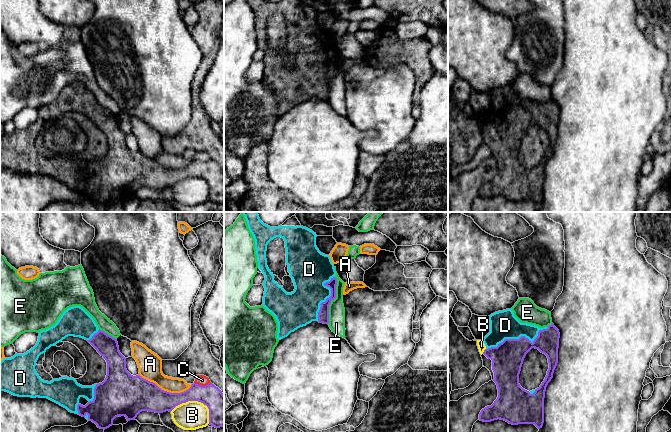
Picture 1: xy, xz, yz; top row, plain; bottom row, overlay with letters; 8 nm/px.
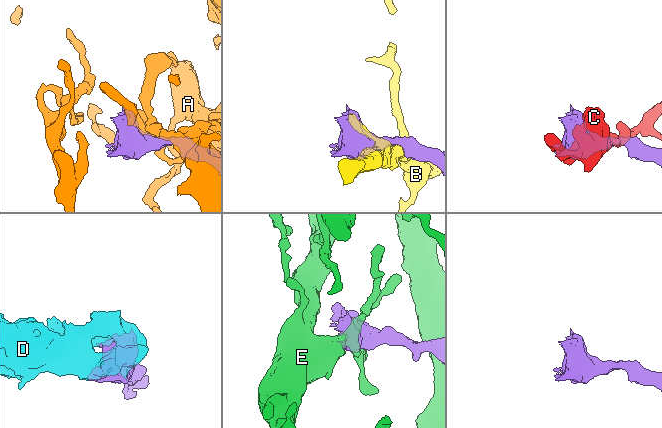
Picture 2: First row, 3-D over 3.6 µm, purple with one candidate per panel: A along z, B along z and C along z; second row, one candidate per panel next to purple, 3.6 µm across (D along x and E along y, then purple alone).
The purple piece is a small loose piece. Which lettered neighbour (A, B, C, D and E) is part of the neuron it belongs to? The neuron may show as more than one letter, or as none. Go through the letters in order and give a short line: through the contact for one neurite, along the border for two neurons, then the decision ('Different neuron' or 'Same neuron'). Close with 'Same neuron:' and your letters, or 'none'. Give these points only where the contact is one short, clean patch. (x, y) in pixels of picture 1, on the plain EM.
A: Different neuron
B: Different neuron
C: Different neuron
D: Same neuron
E: Different neuron
Same neuron: D

